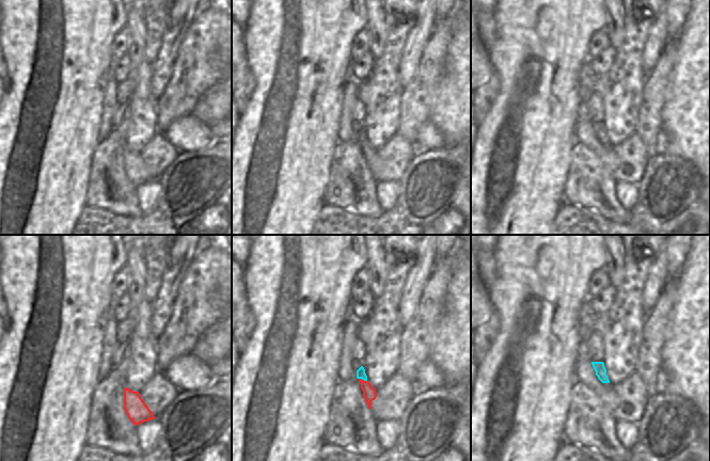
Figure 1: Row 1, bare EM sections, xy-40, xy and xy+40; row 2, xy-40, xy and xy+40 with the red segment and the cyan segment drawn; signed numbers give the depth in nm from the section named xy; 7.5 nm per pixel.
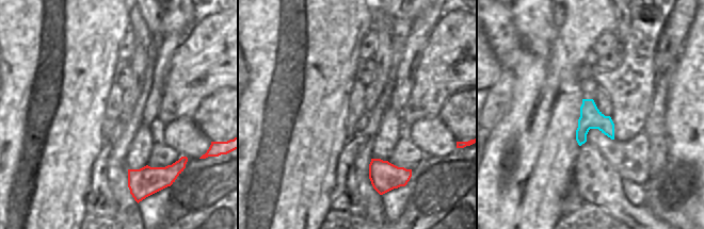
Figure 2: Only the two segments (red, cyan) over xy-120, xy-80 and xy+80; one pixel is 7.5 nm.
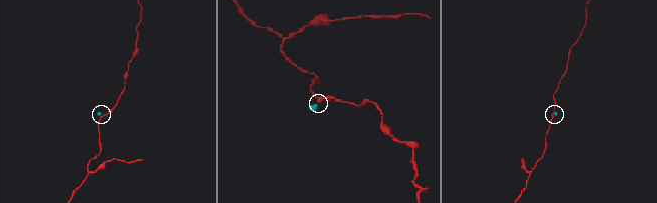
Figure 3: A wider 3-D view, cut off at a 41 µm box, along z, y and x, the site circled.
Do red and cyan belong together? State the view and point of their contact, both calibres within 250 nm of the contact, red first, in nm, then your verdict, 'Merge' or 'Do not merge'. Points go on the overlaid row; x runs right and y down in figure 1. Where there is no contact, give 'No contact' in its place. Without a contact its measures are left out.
Touches red at xy (363, 380). Thickness 100 nm (red) against 70 nm. Merge

